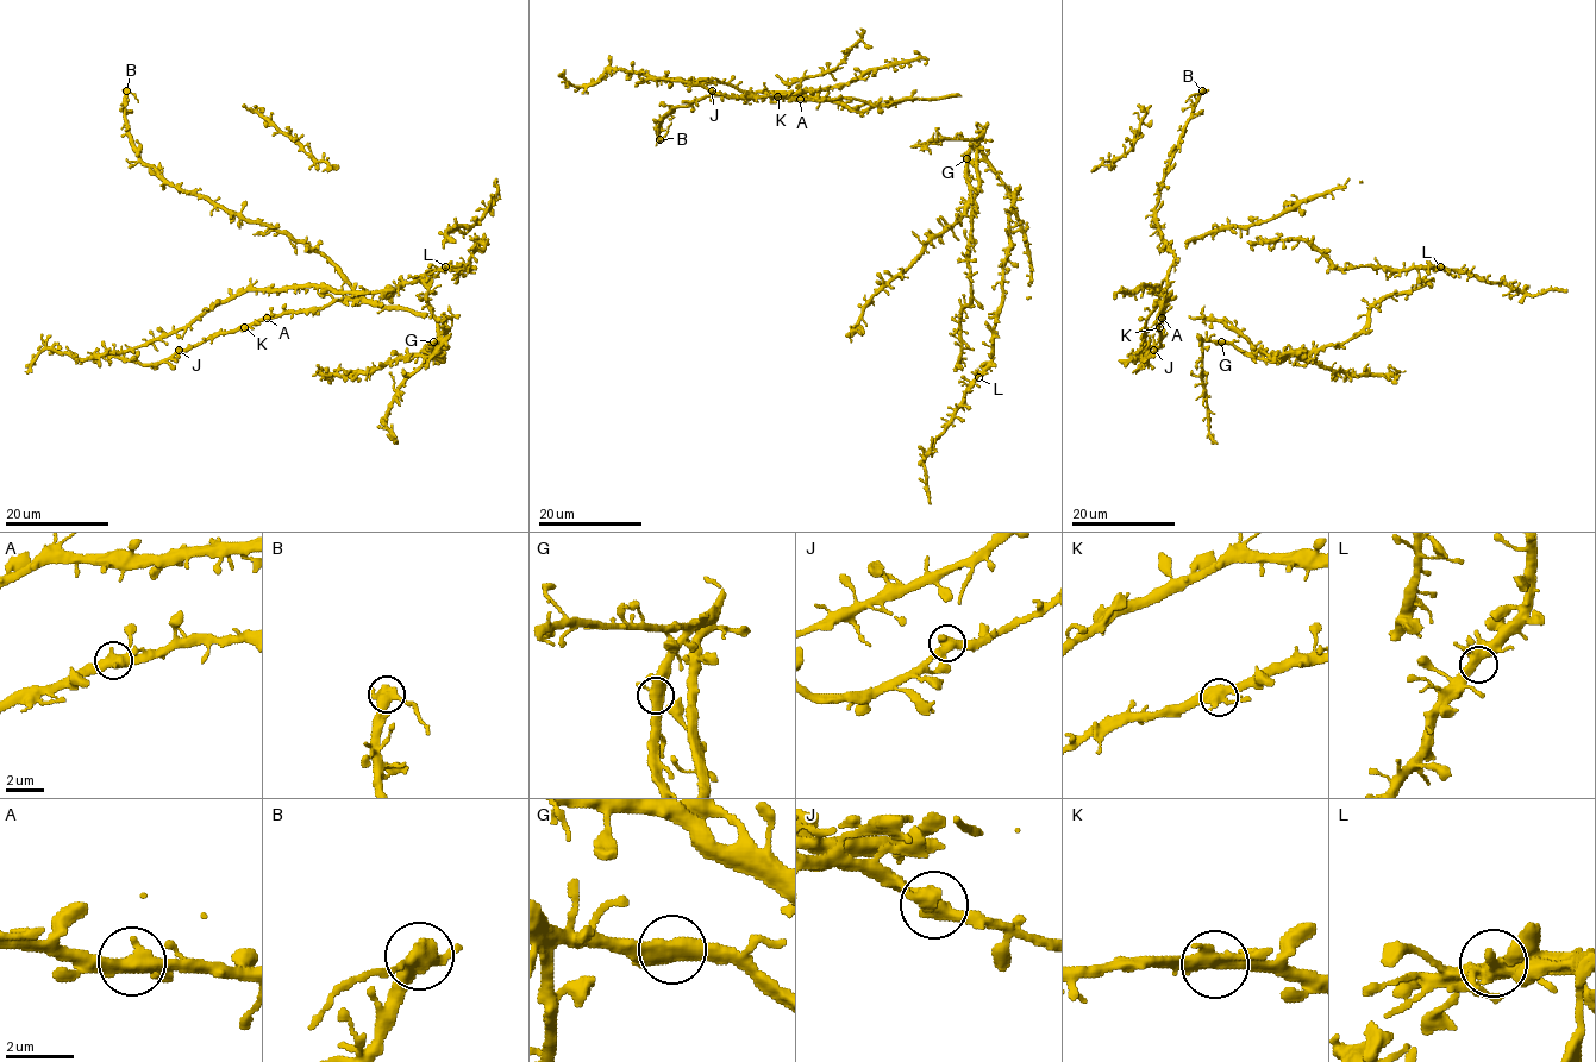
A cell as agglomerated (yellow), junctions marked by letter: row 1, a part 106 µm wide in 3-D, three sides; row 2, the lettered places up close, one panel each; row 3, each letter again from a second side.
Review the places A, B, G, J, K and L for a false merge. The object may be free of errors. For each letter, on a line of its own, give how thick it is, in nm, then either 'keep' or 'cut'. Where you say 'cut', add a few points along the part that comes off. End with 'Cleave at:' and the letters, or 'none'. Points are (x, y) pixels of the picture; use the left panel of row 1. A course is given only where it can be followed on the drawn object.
A: 400 nm thick; keep
B: 460 nm thick; cut
G: 440 nm thick; keep
J: 400 nm thick; keep
K: 420 nm thick; keep
L: 380 nm thick; keep
Cleave at: B

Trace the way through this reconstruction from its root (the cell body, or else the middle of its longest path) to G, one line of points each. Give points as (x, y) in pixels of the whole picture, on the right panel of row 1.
G: (1189, 316), (1222, 320), (1255, 351), (1249, 356), (1232, 343), (1221, 341)

